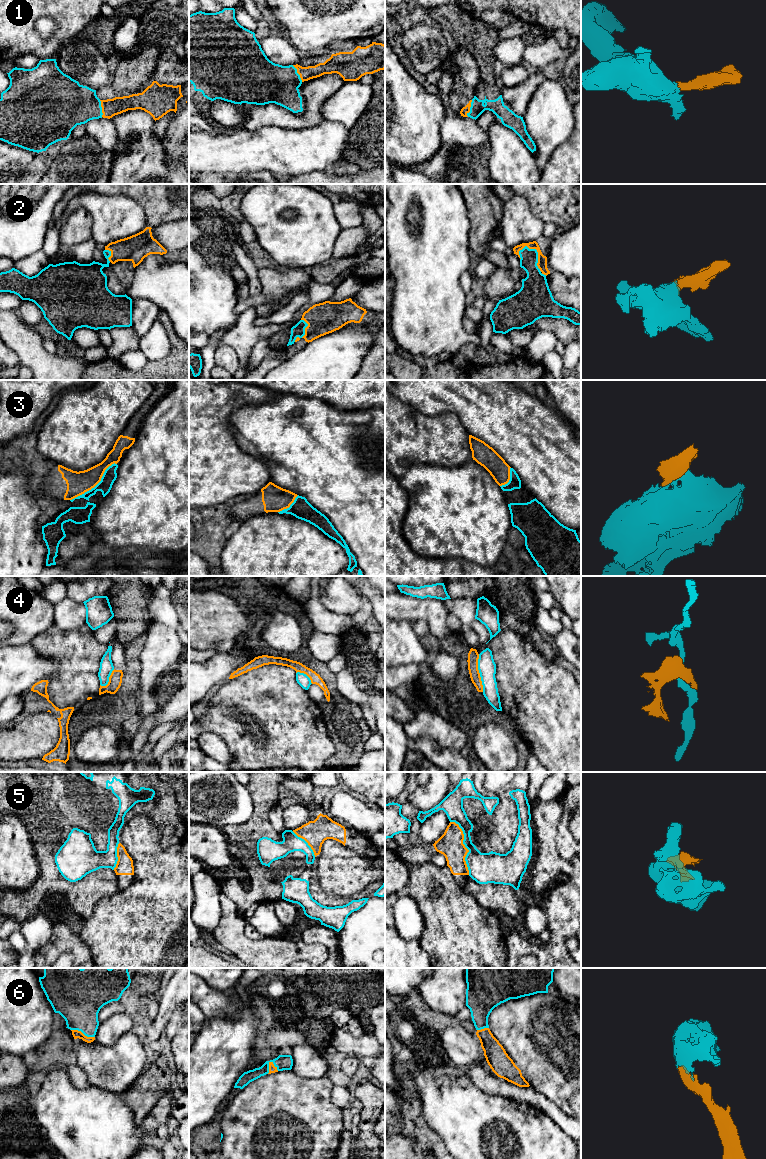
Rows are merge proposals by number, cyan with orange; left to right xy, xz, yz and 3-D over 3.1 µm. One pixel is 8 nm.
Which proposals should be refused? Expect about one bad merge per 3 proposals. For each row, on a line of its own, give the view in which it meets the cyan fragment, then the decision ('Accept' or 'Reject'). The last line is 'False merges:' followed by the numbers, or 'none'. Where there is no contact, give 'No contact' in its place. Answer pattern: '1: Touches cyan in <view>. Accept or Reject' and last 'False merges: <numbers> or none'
1: Touches cyan in yz. Accept
2: Touches cyan in yz. Accept
3: Touches cyan in xy. Reject
4: Touches cyan in yz. Reject
5: Touches cyan in yz. Reject
6: Touches cyan in xz. Accept
False merges: 3, 4, 5

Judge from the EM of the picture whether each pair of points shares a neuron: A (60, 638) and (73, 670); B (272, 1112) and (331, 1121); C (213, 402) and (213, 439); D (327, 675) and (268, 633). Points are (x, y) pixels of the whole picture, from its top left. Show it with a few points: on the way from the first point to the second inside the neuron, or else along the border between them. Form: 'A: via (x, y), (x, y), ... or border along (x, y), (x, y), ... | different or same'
A: via (65, 646), (73, 654), (73, 662) | same
B: via (287, 1121), (316, 1121) | same
C: via (213, 411), (213, 430) | same
D: border along (305, 643), (292, 653), (284, 653), (272, 648) | different

